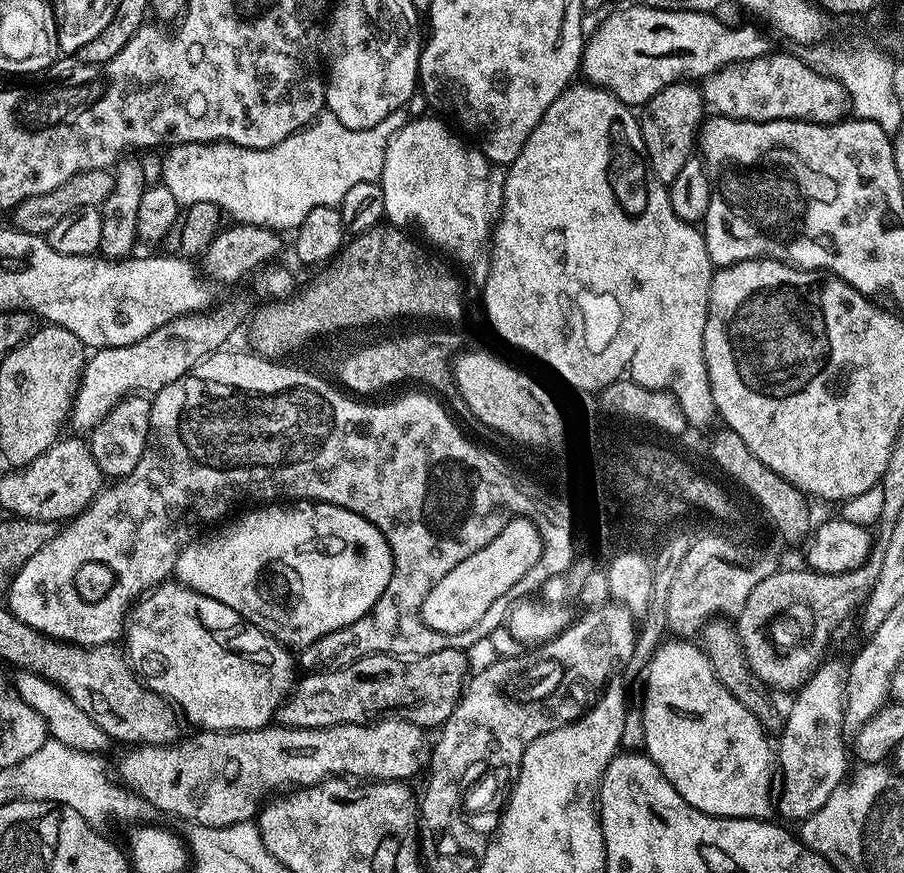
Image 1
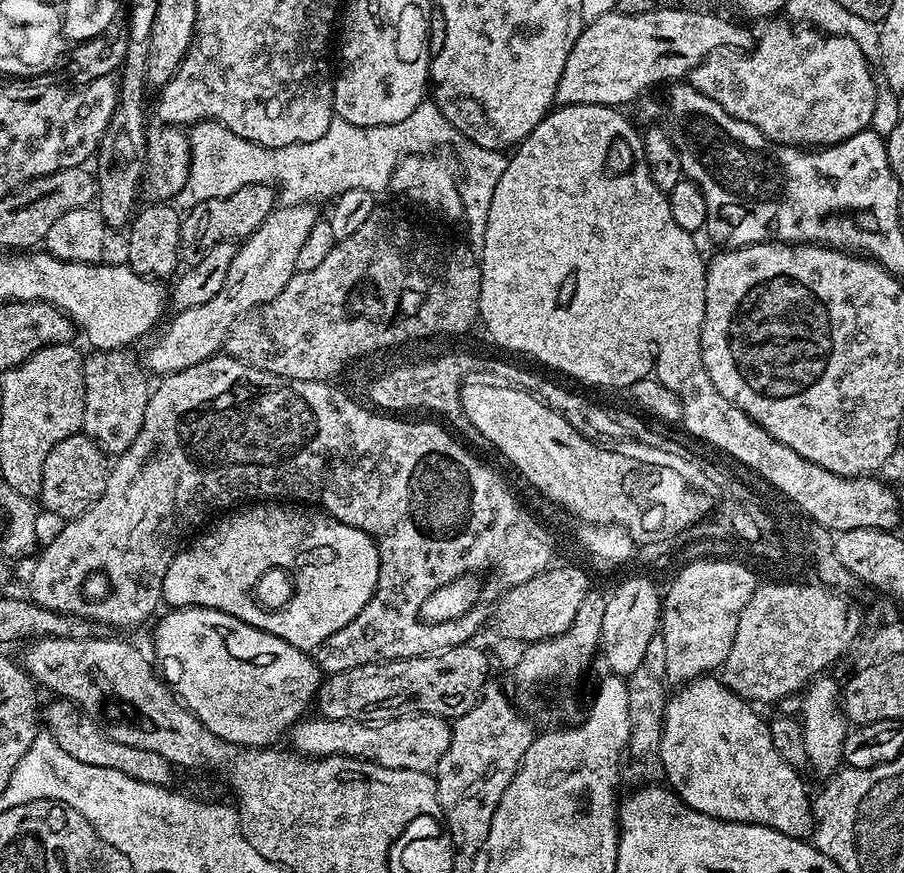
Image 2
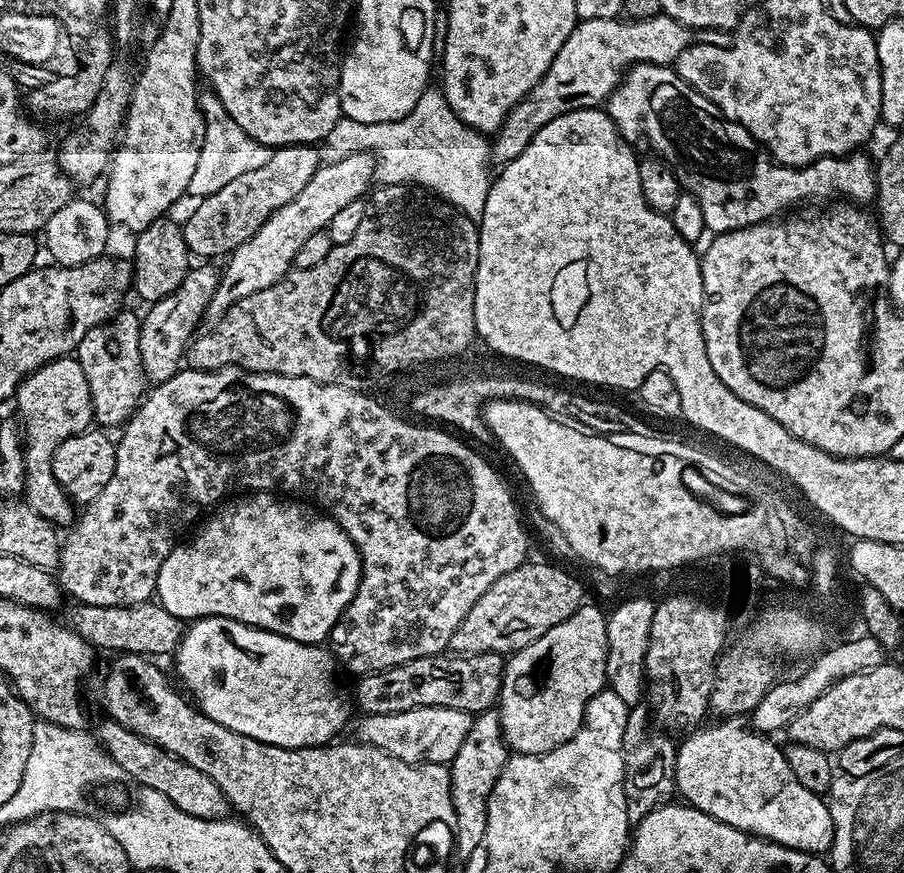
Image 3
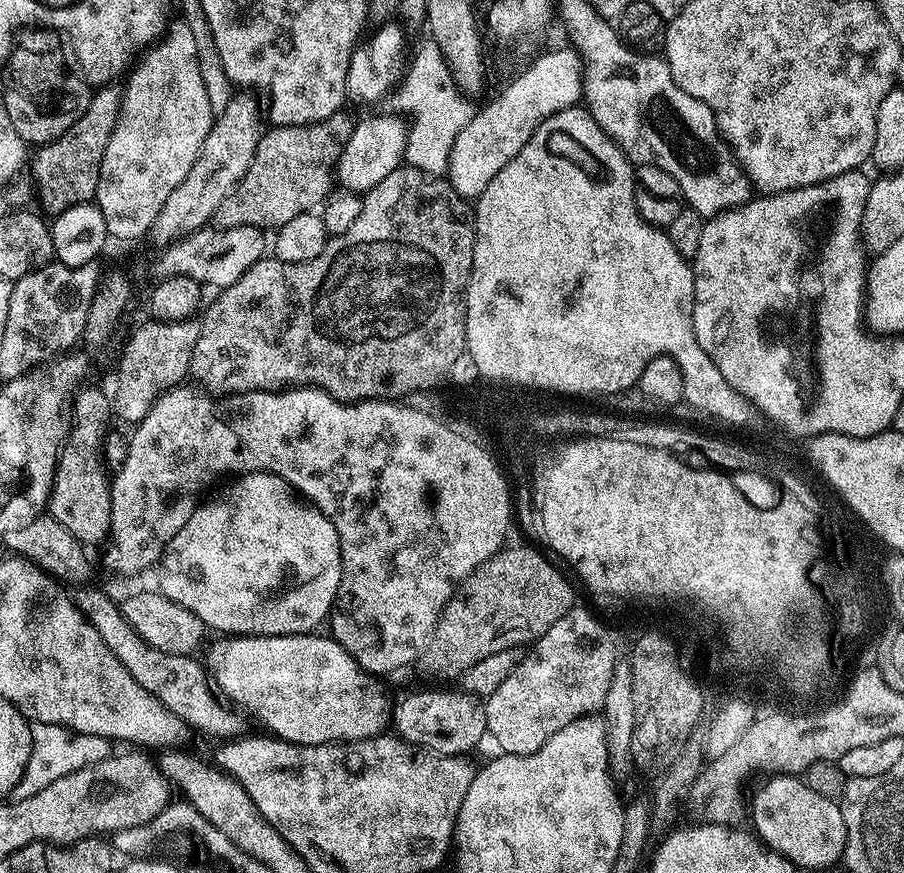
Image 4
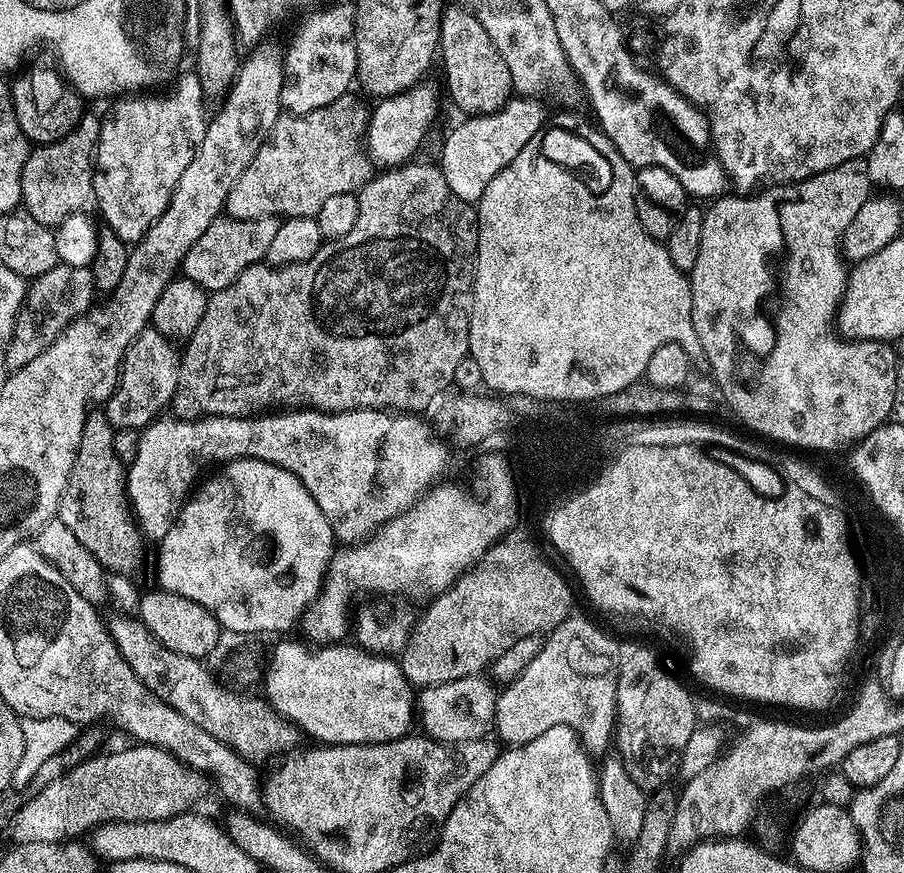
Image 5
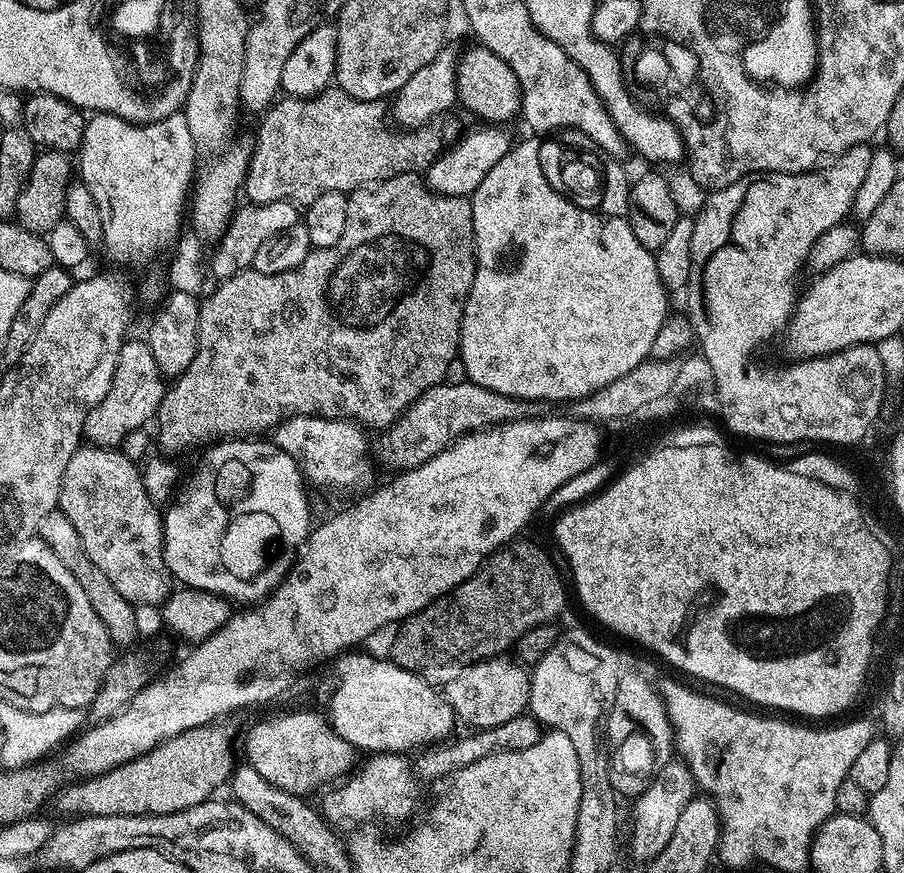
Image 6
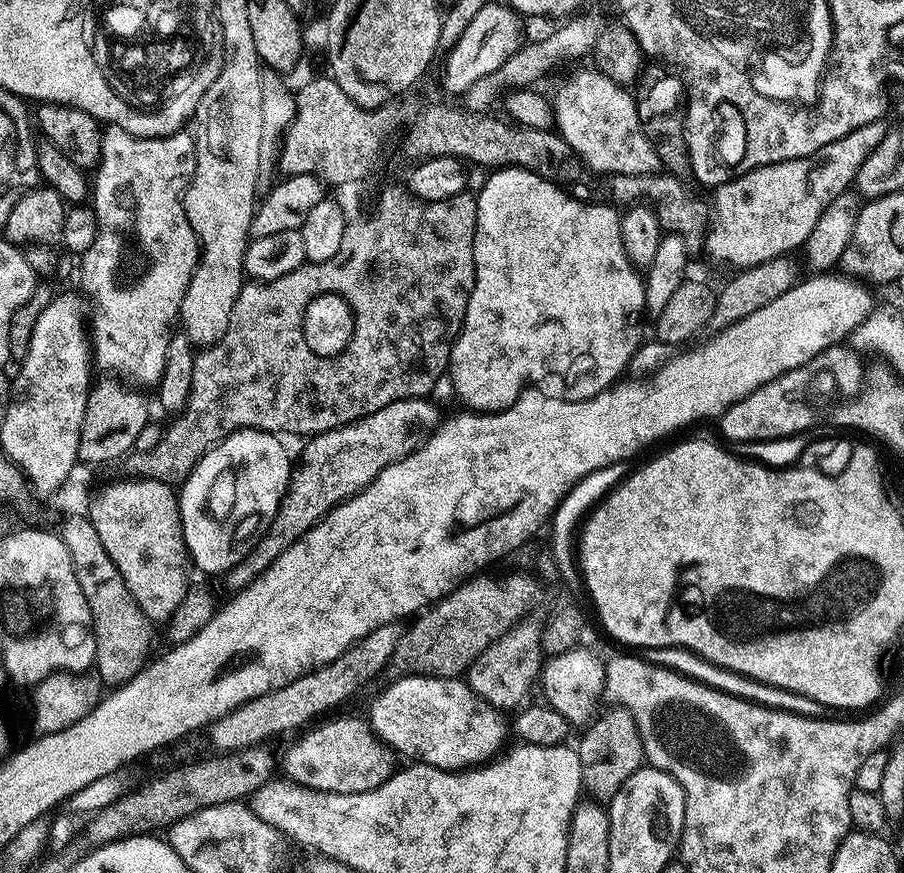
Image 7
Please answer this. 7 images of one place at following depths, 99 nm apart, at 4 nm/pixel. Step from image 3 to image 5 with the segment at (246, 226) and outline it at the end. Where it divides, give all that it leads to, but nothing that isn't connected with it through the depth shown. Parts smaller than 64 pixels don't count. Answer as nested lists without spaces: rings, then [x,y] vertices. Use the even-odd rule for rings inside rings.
[[[355,94],[338,98],[334,102],[330,102],[330,106],[322,106],[322,110],[310,110],[310,114],[302,114],[301,116],[293,116],[291,114],[281,115],[280,119],[276,121],[276,125],[270,130],[270,134],[264,137],[258,154],[254,154],[254,162],[250,162],[250,166],[246,166],[246,170],[242,170],[242,178],[238,178],[238,182],[230,190],[226,205],[227,215],[238,218],[239,220],[253,220],[254,218],[266,218],[267,216],[275,216],[277,218],[287,218],[290,216],[315,217],[316,212],[322,210],[323,204],[326,203],[326,198],[332,197],[333,194],[356,192],[363,188],[374,175],[374,165],[366,155],[369,115],[369,105],[364,105]]]

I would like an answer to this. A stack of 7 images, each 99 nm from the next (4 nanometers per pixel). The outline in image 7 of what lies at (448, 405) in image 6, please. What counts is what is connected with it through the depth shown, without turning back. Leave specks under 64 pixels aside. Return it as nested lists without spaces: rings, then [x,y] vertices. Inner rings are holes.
[[[409,398],[390,402],[390,406],[369,416],[364,416],[352,424],[335,428],[329,432],[320,432],[311,437],[305,443],[308,445],[305,446],[300,460],[298,456],[295,461],[292,480],[288,483],[288,493],[284,496],[283,503],[280,504],[279,516],[272,519],[263,535],[241,555],[239,562],[223,577],[225,586],[232,588],[233,593],[241,592],[246,585],[254,582],[257,576],[265,572],[286,549],[294,546],[294,542],[298,542],[298,538],[302,538],[302,534],[306,534],[319,520],[327,516],[329,512],[333,512],[343,500],[357,496],[367,484],[374,482],[374,478],[378,478],[378,474],[382,474],[382,470],[386,470],[386,466],[406,458],[412,452],[417,452],[423,447],[442,424],[439,410],[430,401],[431,399],[428,398]]]

